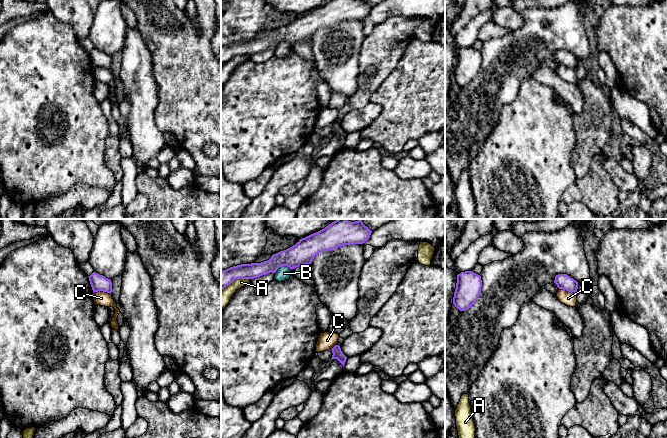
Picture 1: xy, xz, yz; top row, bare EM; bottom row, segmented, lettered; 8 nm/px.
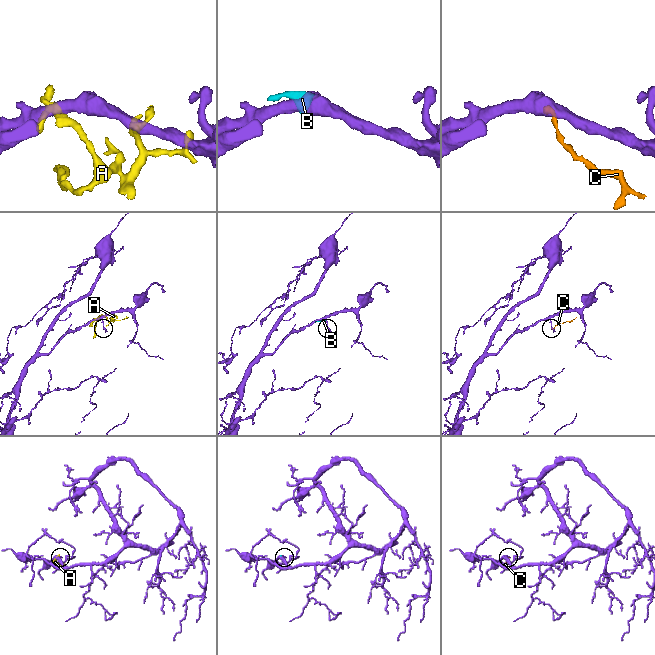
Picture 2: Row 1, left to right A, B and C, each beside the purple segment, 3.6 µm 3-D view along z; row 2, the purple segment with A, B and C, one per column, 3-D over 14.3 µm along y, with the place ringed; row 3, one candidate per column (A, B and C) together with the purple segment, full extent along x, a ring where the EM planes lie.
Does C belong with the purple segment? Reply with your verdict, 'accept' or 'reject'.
reject

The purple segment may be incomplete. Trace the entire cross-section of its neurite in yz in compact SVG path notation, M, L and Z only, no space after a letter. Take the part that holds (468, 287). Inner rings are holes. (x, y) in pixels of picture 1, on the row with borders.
M473 271L457 275L456 289L453 297L454 306L460 311L469 309L478 299L482 288L481 276Z

